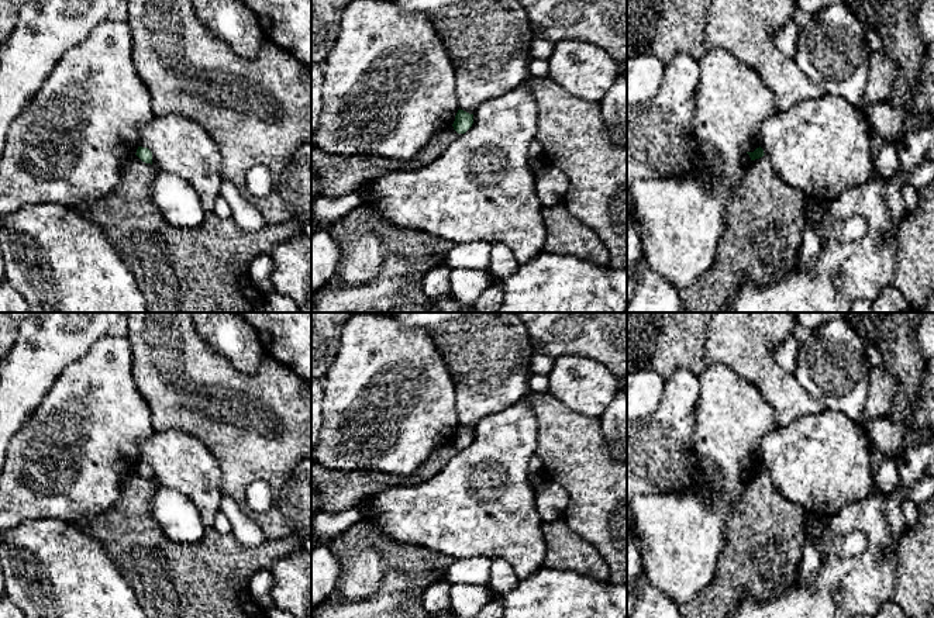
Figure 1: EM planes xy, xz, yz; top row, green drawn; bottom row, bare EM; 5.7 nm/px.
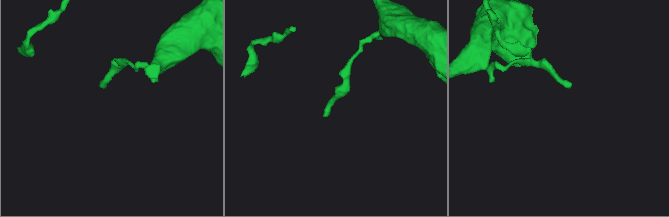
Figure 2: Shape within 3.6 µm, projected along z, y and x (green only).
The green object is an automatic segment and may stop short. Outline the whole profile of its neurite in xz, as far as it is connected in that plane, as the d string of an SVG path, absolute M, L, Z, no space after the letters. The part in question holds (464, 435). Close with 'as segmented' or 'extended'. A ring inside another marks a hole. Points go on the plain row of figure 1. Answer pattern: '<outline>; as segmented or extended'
M458 425L456 431L455 431L455 436L452 439L454 445L458 449L465 449L473 439L473 429L469 429L463 425Z; as segmented

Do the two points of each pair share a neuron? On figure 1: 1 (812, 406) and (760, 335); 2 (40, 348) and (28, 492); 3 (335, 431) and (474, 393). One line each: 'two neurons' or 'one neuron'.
1: one neuron
2: two neurons
3: two neurons

